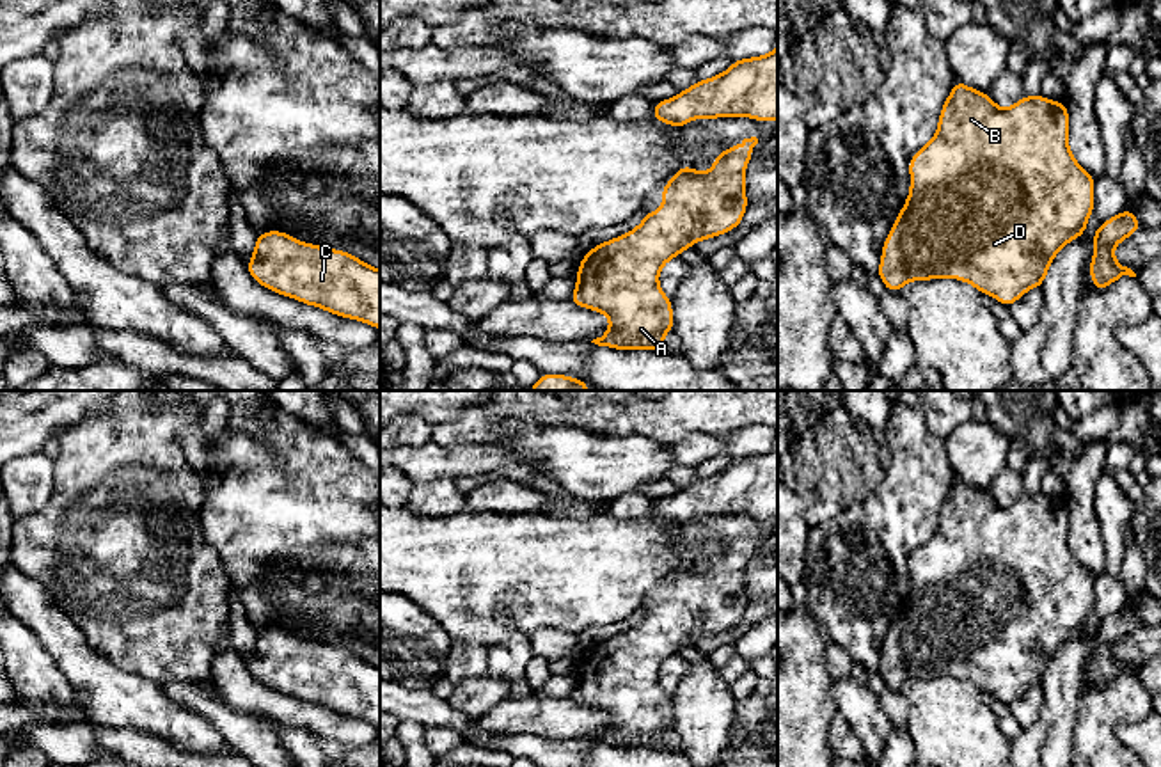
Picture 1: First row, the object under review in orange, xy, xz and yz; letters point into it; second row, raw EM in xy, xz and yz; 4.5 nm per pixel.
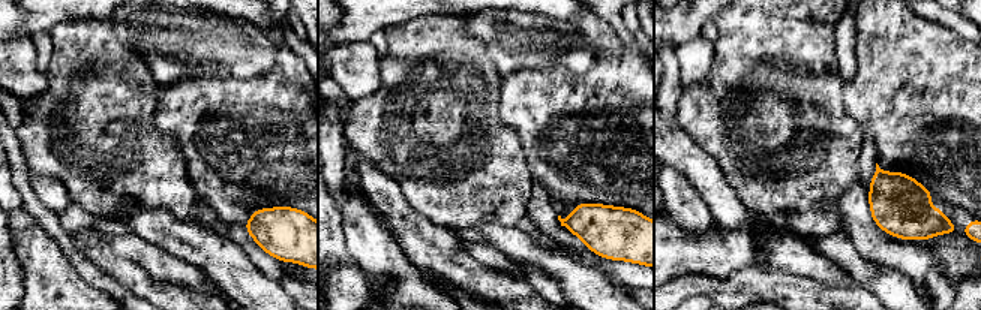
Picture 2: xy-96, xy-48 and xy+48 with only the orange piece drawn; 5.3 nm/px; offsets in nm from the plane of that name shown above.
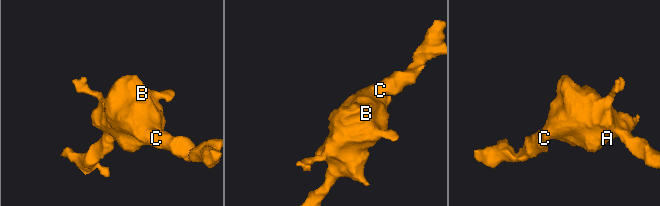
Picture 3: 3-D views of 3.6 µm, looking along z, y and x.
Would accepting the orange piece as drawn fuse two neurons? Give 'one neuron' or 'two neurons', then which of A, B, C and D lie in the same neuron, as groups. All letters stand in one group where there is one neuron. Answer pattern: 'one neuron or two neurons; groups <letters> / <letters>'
one neuron; groups A B C D

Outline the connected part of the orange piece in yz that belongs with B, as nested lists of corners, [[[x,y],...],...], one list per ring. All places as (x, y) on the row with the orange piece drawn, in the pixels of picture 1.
[[[959,78],[941,108],[937,133],[911,156],[909,174],[909,197],[875,272],[889,293],[911,281],[952,277],[1010,307],[1028,289],[1042,289],[1058,250],[1085,236],[1095,204],[1095,178],[1069,149],[1065,101],[1037,94],[998,108],[987,92]]]

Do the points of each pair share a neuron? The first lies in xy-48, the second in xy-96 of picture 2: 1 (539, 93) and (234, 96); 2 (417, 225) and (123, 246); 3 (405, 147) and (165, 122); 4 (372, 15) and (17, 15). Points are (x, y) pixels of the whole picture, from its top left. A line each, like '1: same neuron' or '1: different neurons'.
1: same neuron
2: different neurons
3: different neurons
4: different neurons

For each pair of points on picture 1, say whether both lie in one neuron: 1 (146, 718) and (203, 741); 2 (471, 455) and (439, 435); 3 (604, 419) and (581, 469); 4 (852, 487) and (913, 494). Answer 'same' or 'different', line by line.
1: same
2: different
3: different
4: different

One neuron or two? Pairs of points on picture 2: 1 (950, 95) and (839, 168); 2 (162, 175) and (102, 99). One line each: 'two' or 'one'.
1: two
2: one

